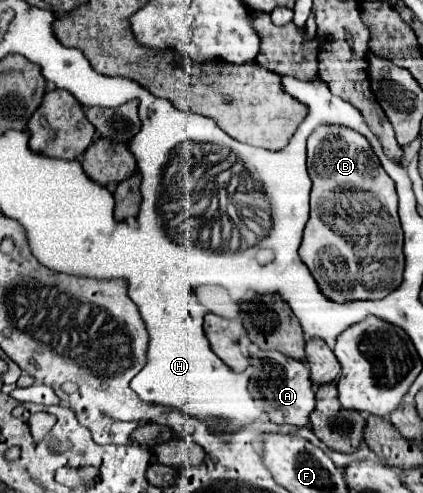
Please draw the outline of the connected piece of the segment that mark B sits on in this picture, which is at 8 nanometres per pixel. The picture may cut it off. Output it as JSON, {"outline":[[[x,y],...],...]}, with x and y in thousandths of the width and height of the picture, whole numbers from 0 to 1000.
{"outline":[[[754,254],[726,282],[726,343],[740,367],[735,444],[721,456],[707,521],[735,550],[759,594],[797,615],[901,606],[953,570],[953,469],[939,436],[929,363],[901,339],[877,290],[811,254]]]}

